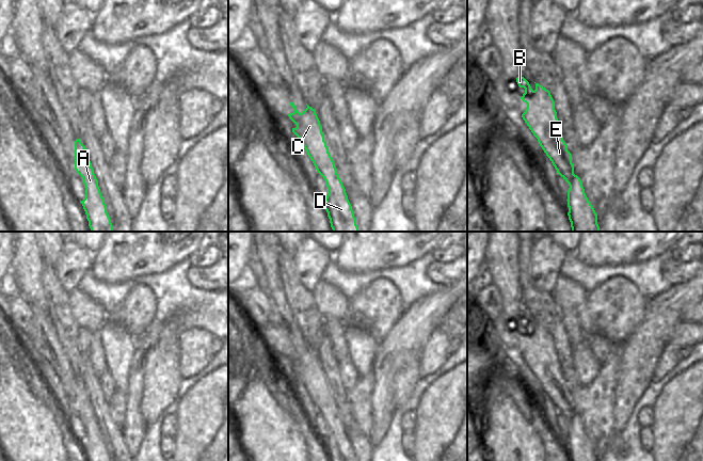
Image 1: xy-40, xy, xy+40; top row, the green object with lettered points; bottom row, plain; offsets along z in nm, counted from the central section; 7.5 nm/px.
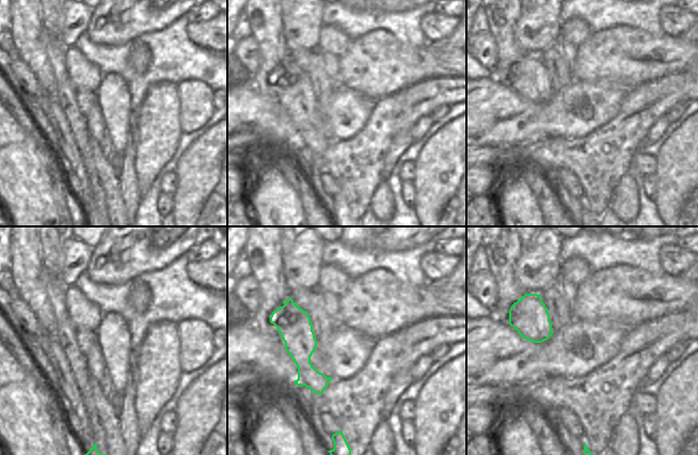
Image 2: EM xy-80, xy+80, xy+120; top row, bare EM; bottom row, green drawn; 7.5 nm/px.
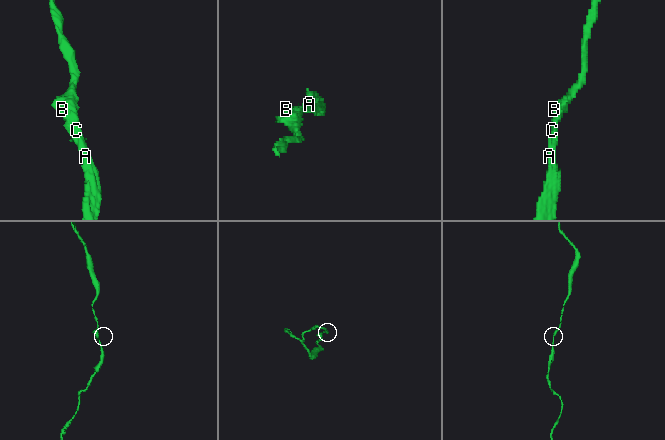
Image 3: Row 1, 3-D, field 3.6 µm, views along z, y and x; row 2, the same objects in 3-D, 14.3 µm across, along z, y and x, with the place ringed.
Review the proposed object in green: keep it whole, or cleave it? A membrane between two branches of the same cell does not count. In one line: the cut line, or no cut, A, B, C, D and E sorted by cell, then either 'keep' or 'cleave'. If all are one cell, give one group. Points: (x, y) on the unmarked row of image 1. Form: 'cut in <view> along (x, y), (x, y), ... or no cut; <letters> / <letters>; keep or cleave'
no cut; A B C D E; keep

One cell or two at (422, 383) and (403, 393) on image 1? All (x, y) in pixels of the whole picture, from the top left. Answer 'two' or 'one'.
two

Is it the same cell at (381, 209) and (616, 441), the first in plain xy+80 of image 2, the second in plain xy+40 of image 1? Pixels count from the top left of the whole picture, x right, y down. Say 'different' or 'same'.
same

